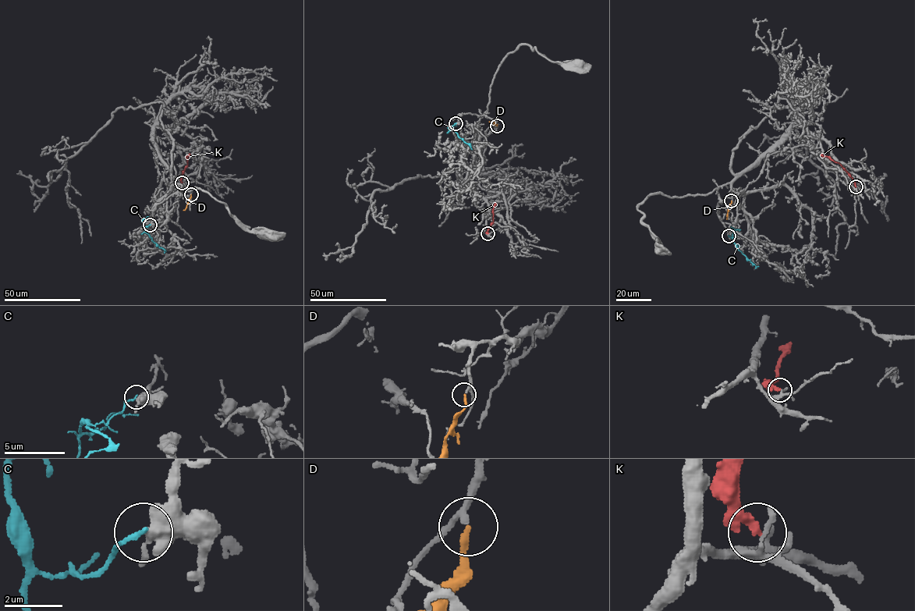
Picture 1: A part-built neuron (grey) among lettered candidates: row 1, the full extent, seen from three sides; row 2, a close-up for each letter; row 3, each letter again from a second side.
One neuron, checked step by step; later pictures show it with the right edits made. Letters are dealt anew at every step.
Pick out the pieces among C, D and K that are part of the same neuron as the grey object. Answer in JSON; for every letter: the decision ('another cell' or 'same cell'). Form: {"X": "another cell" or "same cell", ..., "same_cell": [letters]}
{"C": "another cell", "D": "same cell", "K": "another cell", "same_cell": ["D"]}

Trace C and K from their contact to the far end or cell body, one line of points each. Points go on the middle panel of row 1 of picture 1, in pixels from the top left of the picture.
C: (455, 122), (450, 126), (472, 149)
K: (487, 233), (493, 222), (493, 209), (496, 203)

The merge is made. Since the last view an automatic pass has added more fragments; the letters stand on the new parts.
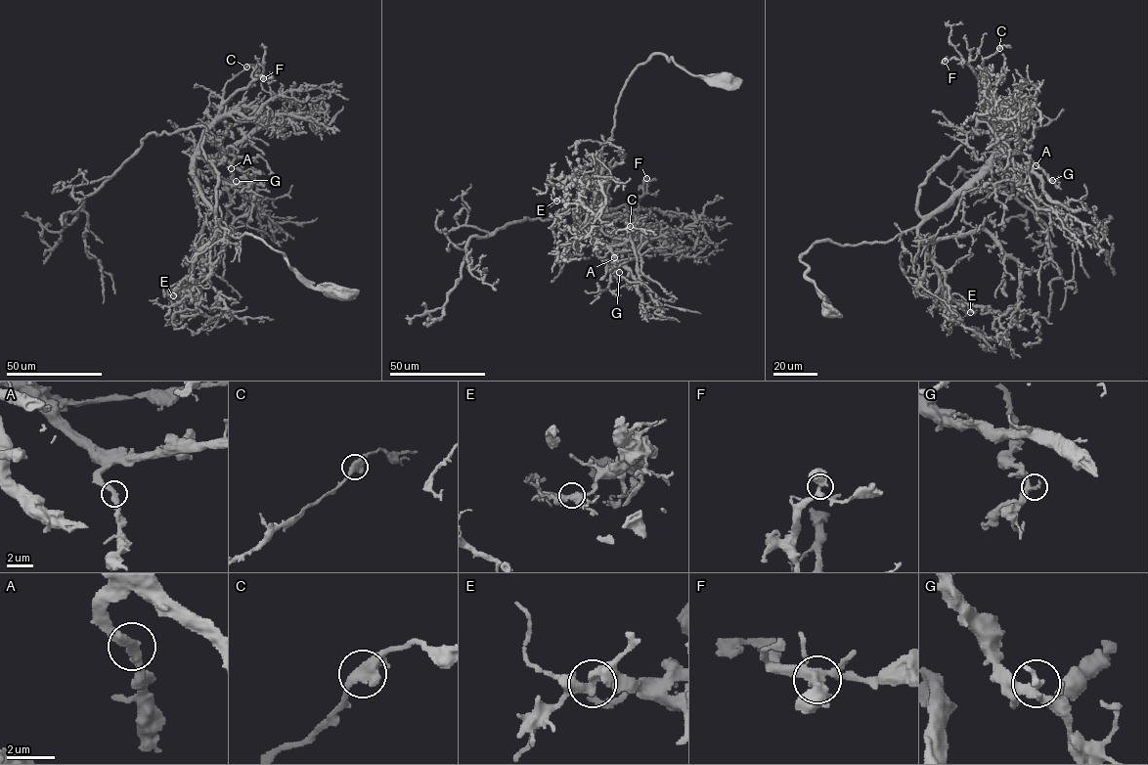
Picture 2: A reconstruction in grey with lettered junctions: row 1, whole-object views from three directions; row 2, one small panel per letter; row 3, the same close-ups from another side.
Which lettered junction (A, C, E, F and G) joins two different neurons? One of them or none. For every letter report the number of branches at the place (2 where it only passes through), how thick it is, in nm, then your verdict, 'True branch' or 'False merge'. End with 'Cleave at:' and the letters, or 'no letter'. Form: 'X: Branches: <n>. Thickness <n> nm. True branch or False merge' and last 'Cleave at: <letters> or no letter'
A: Branches: 2. Thickness 320 nm. True branch
C: Branches: 2. Thickness 480 nm. True branch
E: Branches: 5. Thickness 360 nm. True branch
F: Branches: 3. Thickness 400 nm. True branch
G: Branches: 3. Thickness 280 nm. True branch
Cleave at: no letter

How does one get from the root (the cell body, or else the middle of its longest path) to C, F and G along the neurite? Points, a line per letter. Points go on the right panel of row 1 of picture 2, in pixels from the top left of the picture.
C: (827, 311), (800, 260), (811, 246), (892, 241), (940, 212), (989, 164), (997, 128), (980, 71), (999, 48)
F: (827, 311), (800, 260), (811, 246), (892, 241), (991, 161), (996, 120), (979, 78), (963, 60), (945, 61)
G: (827, 311), (800, 260), (816, 243), (886, 243), (918, 227), (996, 153), (1025, 154), (1052, 180)

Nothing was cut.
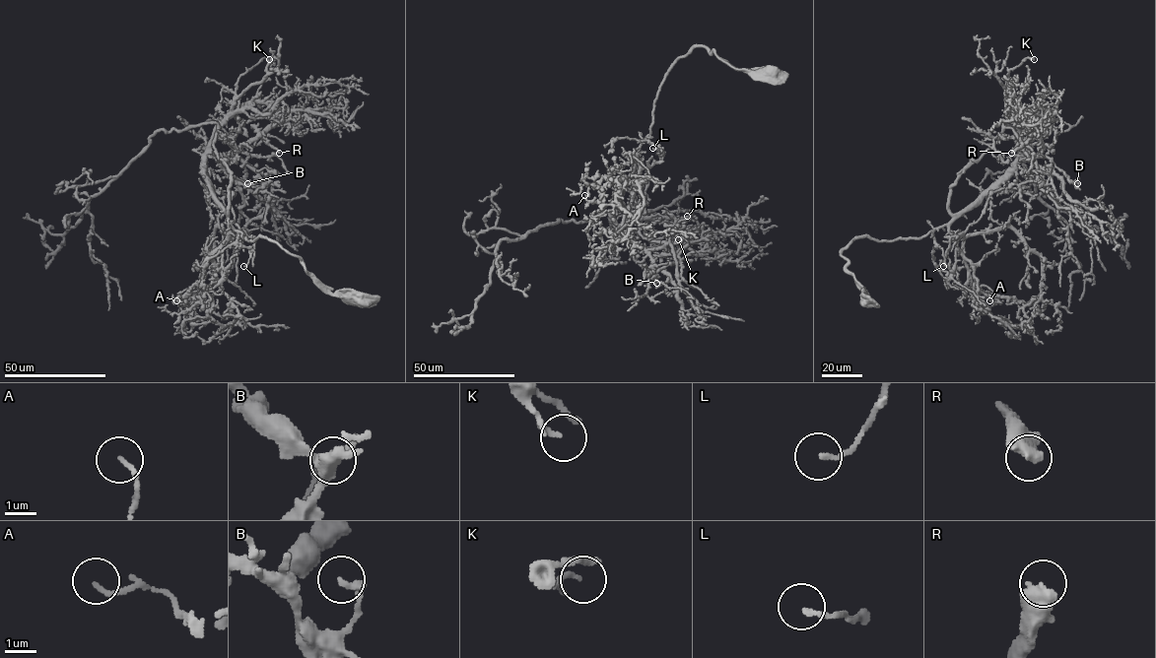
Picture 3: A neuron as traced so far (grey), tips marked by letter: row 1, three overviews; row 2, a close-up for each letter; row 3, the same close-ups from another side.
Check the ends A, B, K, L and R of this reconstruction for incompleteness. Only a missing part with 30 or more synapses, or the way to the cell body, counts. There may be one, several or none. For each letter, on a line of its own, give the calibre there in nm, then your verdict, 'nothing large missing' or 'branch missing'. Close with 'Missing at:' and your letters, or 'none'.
A: calibre 140 nm; nothing large missing
B: calibre 240 nm; nothing large missing
K: calibre 160 nm; nothing large missing
L: calibre 130 nm; nothing large missing
R: calibre 550 nm; nothing large missing
Missing at: none

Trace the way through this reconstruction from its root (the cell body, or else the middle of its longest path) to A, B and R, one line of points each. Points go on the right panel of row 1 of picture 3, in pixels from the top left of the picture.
A: (866, 301), (841, 255), (850, 241), (919, 238), (945, 226), (971, 282), (996, 296), (996, 302), (989, 300)
B: (866, 301), (841, 255), (855, 238), (919, 238), (949, 225), (1021, 156), (1048, 157), (1077, 183)
R: (866, 301), (841, 251), (858, 237), (919, 238), (950, 224), (1042, 140), (1036, 131), (1011, 153)

